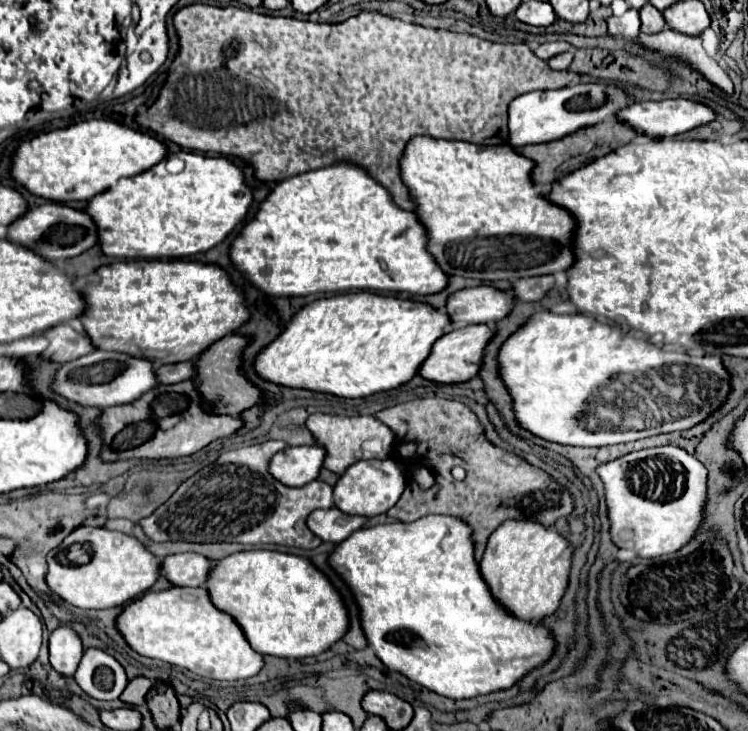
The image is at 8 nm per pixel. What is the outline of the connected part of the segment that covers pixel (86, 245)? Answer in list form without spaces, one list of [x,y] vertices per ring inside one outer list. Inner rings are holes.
[[[44,203],[16,219],[8,229],[8,239],[32,249],[34,253],[40,253],[48,261],[56,261],[76,257],[94,247],[98,243],[98,227],[86,211],[78,211],[62,203]]]

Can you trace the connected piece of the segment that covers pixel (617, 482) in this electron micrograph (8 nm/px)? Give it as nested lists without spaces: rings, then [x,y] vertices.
[[[664,445],[628,453],[598,467],[598,475],[606,487],[612,541],[620,549],[632,549],[646,559],[676,553],[694,541],[706,519],[708,471],[680,447]]]

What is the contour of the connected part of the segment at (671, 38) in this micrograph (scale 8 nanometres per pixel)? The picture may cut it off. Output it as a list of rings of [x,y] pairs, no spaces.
[[[664,27],[660,33],[654,35],[644,35],[640,33],[638,37],[633,39],[634,42],[642,43],[650,49],[658,49],[664,51],[664,55],[674,55],[680,59],[686,59],[696,71],[700,71],[710,83],[718,85],[720,89],[724,89],[728,95],[732,95],[732,81],[728,77],[728,73],[718,65],[718,61],[714,57],[710,57],[704,47],[702,47],[702,39],[696,37],[688,37],[682,33],[676,33],[670,27]]]

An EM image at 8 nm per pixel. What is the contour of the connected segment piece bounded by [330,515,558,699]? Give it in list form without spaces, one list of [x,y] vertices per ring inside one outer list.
[[[428,515],[428,517],[422,517],[414,523],[390,523],[390,525],[376,525],[370,529],[358,529],[334,549],[334,553],[330,555],[330,565],[346,581],[346,585],[352,589],[356,603],[360,607],[364,635],[368,639],[370,647],[374,649],[374,653],[380,657],[380,661],[386,667],[400,671],[408,679],[416,681],[418,685],[422,685],[422,687],[426,687],[438,695],[444,695],[450,699],[472,699],[478,695],[490,695],[496,691],[506,691],[512,685],[516,685],[524,675],[542,667],[554,655],[554,651],[558,647],[556,637],[552,635],[552,631],[542,621],[524,621],[524,619],[516,617],[514,613],[508,613],[508,609],[502,609],[502,605],[492,597],[492,591],[488,589],[488,583],[484,581],[480,567],[474,559],[472,529],[468,529],[468,525],[464,525],[464,521],[460,521],[458,517]]]

